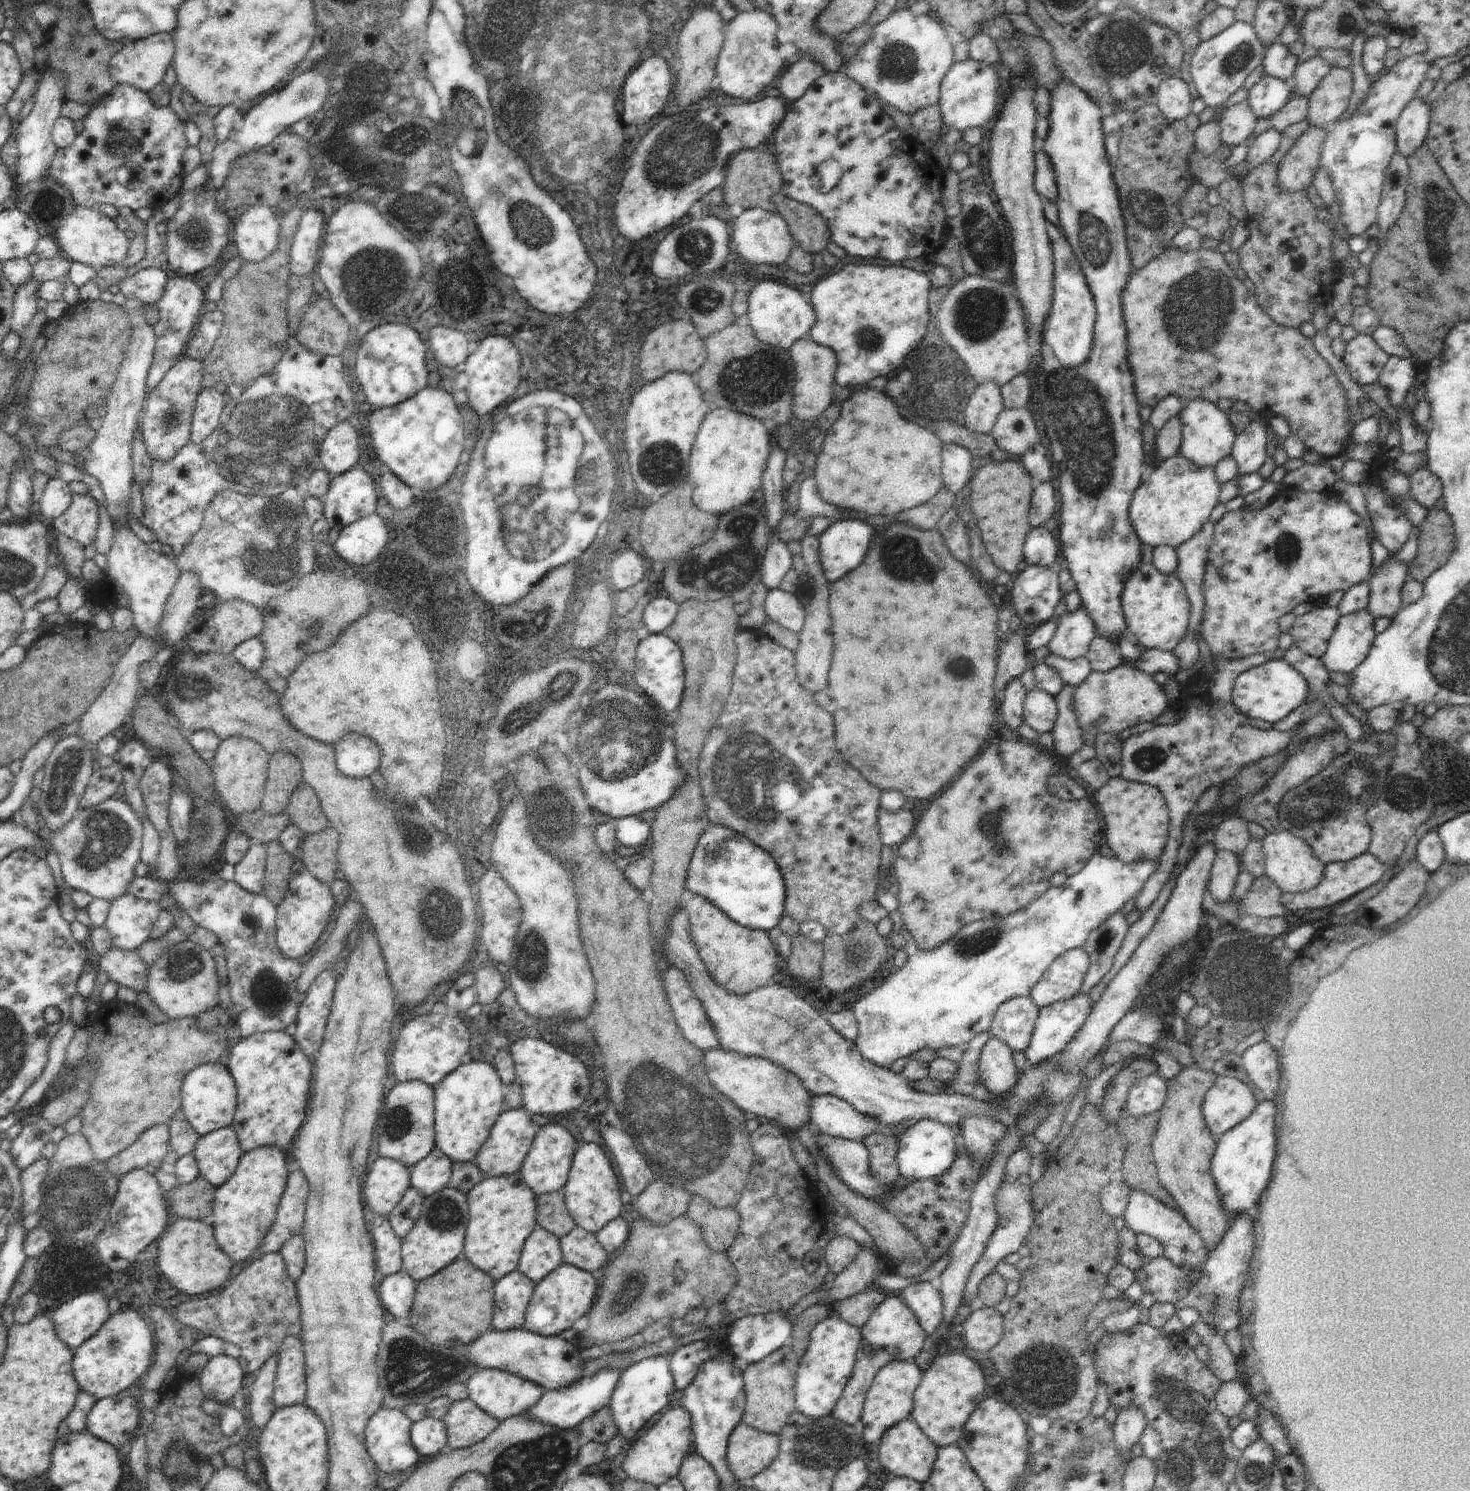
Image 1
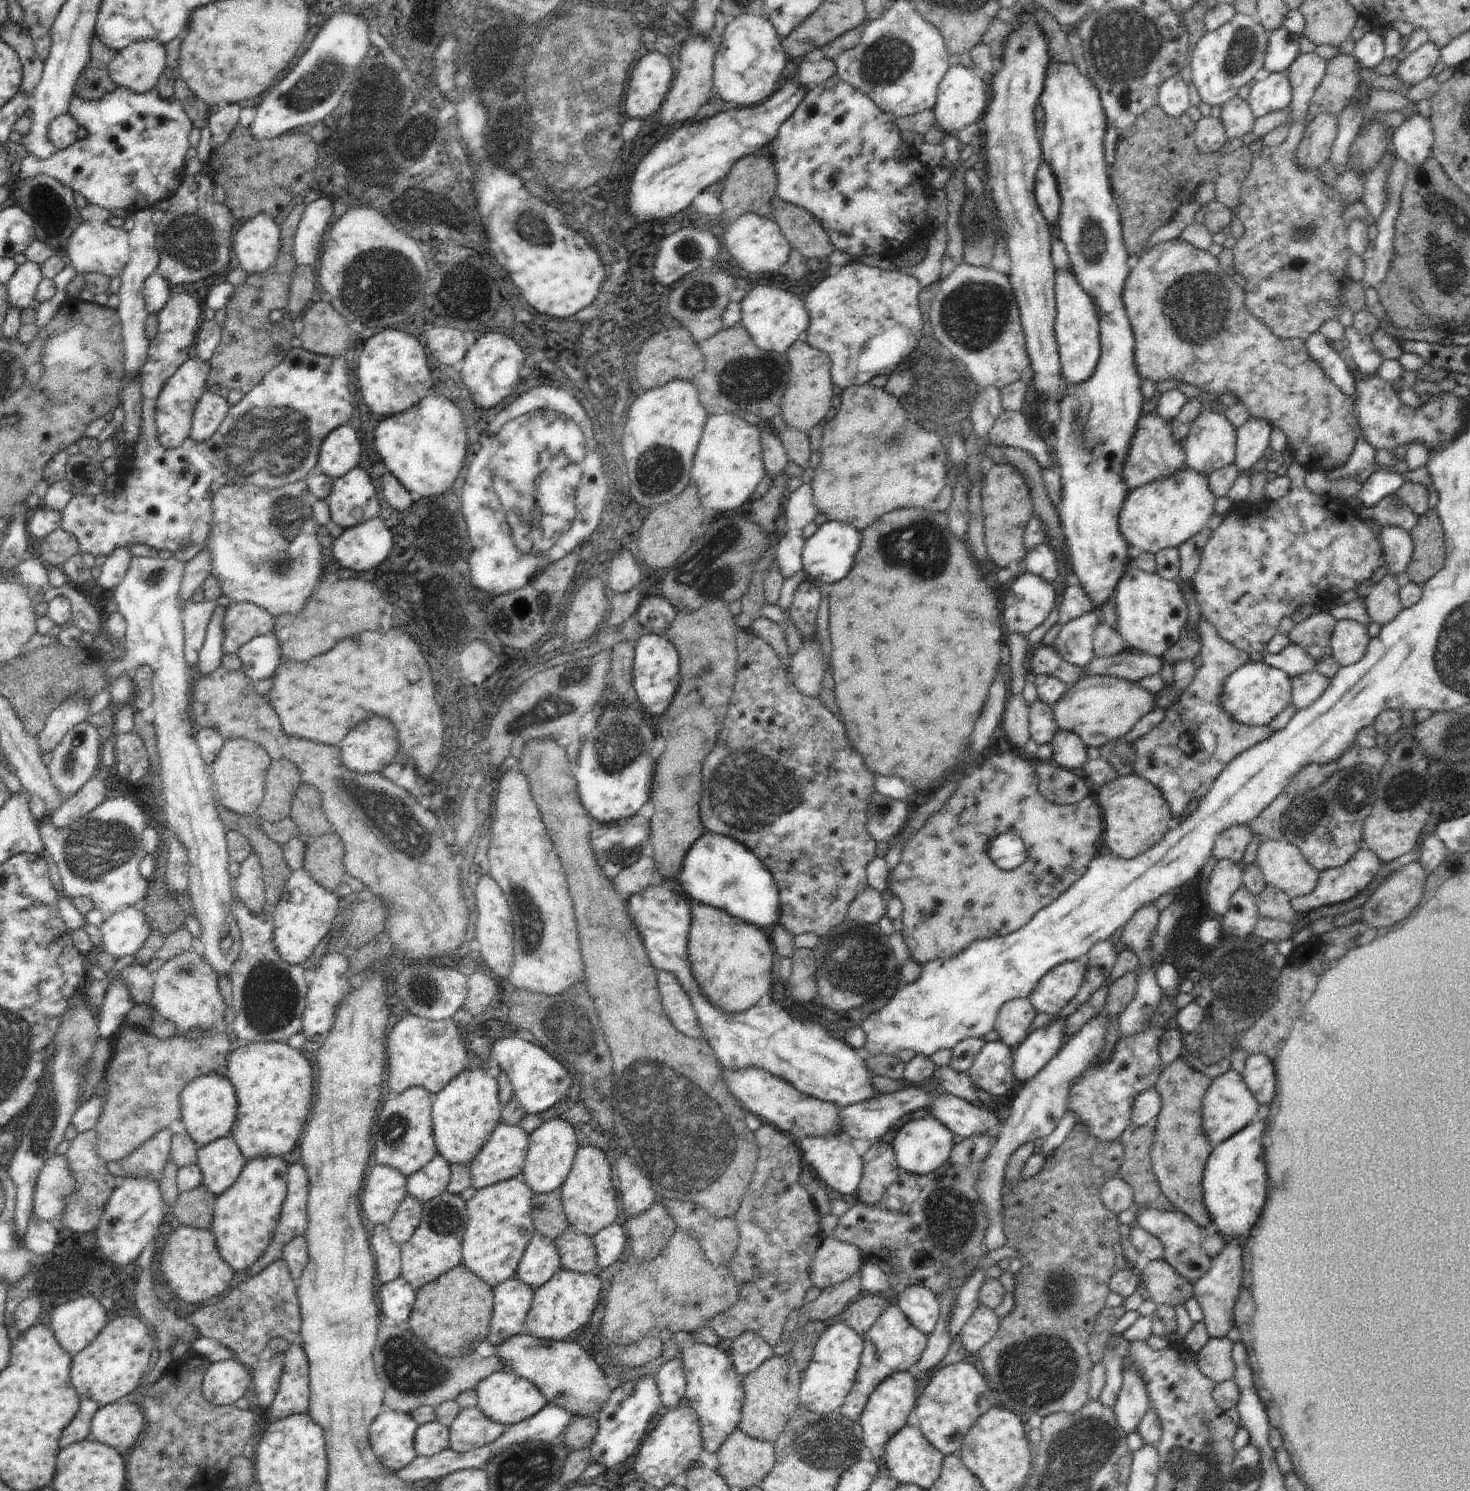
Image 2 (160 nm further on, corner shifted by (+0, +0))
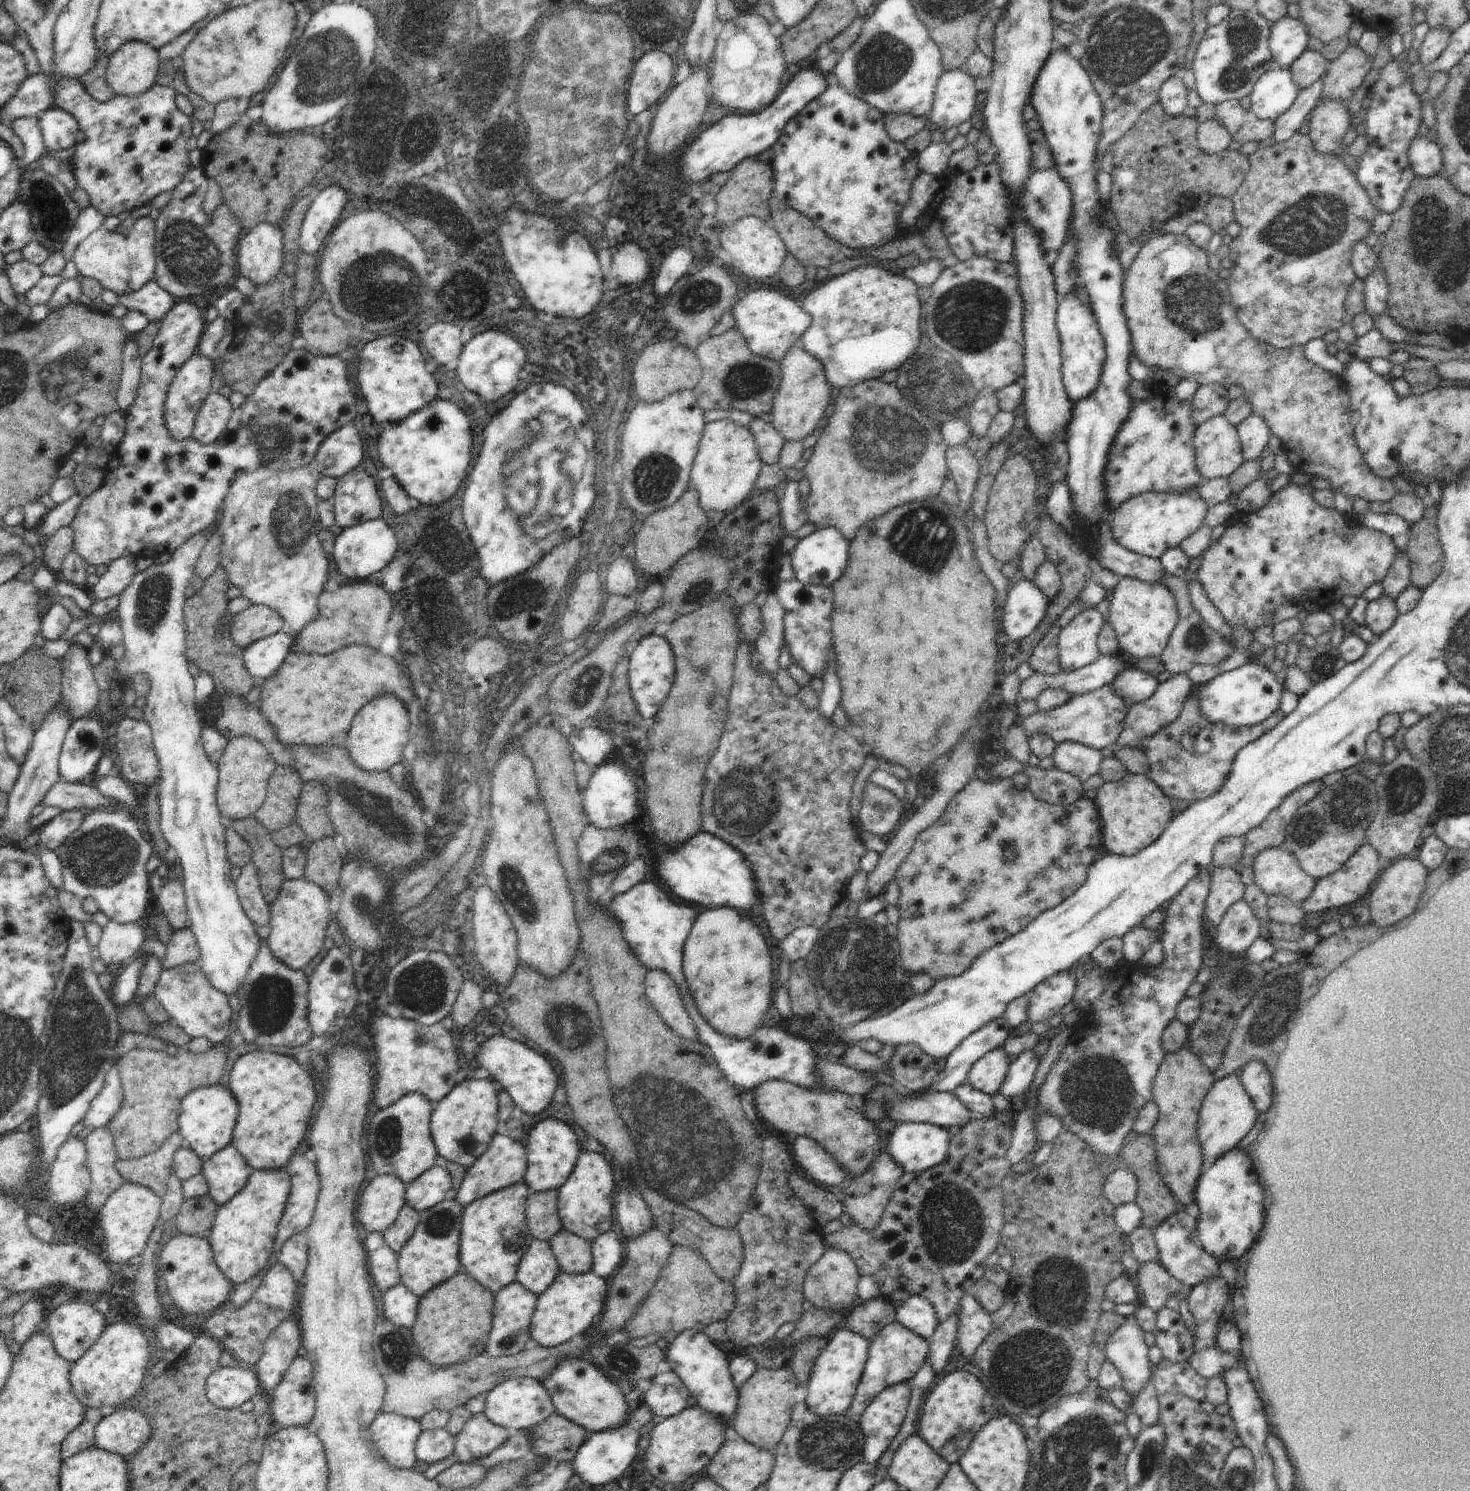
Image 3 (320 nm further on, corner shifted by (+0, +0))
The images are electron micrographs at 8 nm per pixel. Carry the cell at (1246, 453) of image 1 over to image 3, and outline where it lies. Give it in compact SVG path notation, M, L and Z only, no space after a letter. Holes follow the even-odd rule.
M1254 413L1237 426L1237 433L1240 437L1241 451L1245 461L1258 458L1262 450L1266 448L1271 436L1268 423Z

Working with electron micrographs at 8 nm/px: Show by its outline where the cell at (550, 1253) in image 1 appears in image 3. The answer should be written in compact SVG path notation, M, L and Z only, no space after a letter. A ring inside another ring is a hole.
M534 1239L521 1258L515 1280L534 1294L542 1294L561 1273L549 1241Z

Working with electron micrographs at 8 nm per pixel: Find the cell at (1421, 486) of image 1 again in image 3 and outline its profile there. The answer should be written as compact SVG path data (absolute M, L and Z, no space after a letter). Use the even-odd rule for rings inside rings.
M1398 492L1389 503L1372 503L1370 510L1376 514L1397 514L1412 526L1422 520L1426 505L1427 503L1414 493L1402 495Z

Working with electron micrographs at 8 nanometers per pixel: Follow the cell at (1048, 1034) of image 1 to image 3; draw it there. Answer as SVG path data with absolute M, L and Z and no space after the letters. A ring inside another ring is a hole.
M1032 1050L1023 1052L1013 1063L1009 1064L1004 1084L999 1088L1006 1098L1023 1096L1034 1078L1034 1072L1040 1061L1035 1059Z

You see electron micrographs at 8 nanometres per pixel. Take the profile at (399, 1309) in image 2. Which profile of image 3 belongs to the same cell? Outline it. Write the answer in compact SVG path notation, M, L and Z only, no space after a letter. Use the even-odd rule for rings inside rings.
M402 1283L389 1288L382 1298L384 1317L397 1327L412 1328L418 1314L419 1298Z

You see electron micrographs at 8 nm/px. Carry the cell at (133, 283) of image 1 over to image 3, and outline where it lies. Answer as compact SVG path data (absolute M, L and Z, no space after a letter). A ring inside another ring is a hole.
M154 279L148 281L141 289L120 294L118 297L127 310L142 312L149 322L161 321L175 303L174 297L158 286Z

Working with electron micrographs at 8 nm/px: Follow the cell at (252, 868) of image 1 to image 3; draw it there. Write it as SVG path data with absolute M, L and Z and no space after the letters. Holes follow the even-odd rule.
M250 861L238 872L238 880L235 882L237 895L246 916L257 926L264 927L271 919L271 907L265 901L256 865Z

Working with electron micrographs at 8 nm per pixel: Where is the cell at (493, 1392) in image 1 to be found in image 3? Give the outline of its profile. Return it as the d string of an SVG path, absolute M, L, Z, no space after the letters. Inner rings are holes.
M518 1377L498 1383L487 1394L484 1414L491 1423L517 1432L532 1429L544 1422L554 1412L554 1403L541 1381L532 1377Z

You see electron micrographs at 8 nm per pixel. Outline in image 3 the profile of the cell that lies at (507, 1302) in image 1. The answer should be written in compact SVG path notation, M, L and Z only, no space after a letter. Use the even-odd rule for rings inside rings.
M514 1280L495 1294L493 1323L487 1342L488 1354L492 1358L507 1357L523 1351L530 1340L531 1316L537 1305L537 1294L528 1290L522 1283Z

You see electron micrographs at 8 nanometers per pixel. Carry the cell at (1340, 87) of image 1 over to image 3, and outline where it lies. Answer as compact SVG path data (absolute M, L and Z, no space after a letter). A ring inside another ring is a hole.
M1350 45L1329 63L1319 102L1327 98L1348 102L1360 88L1372 65L1370 55L1358 45Z

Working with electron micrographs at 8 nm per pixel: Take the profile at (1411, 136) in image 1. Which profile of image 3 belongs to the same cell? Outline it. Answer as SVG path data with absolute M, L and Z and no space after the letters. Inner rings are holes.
M1416 136L1409 148L1409 164L1418 177L1427 179L1441 174L1443 154L1439 144Z

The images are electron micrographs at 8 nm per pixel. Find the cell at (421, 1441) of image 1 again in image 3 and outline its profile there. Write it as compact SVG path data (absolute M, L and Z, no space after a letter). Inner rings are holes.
M447 1428L422 1431L415 1444L418 1462L431 1465L433 1462L453 1456L456 1439Z

